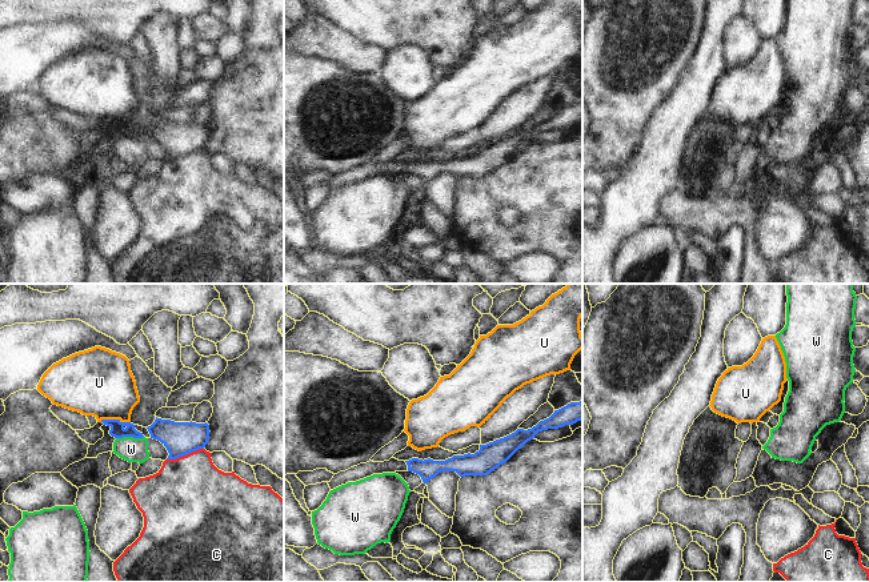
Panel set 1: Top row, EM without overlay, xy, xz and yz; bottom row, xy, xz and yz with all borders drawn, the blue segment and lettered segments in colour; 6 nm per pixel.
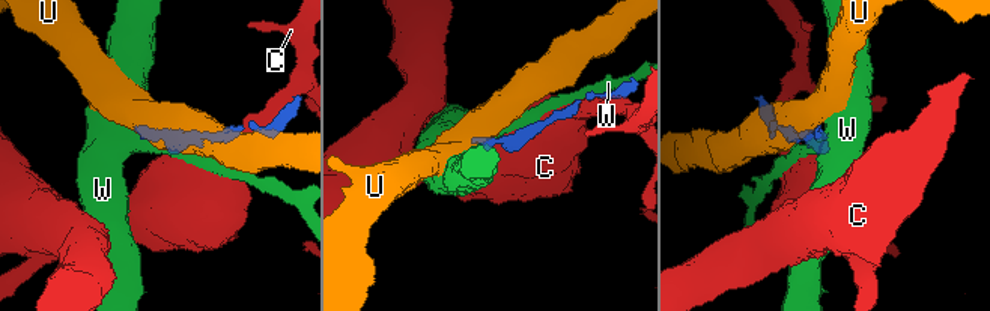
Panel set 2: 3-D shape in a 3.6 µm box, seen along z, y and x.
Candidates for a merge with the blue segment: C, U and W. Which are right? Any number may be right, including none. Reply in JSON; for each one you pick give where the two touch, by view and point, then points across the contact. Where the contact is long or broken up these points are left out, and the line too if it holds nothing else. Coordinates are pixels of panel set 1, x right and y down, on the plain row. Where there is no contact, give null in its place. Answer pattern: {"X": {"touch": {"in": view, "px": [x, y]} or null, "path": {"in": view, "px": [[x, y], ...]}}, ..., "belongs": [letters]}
{"belongs": []}

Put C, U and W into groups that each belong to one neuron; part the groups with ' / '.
C / U / W

